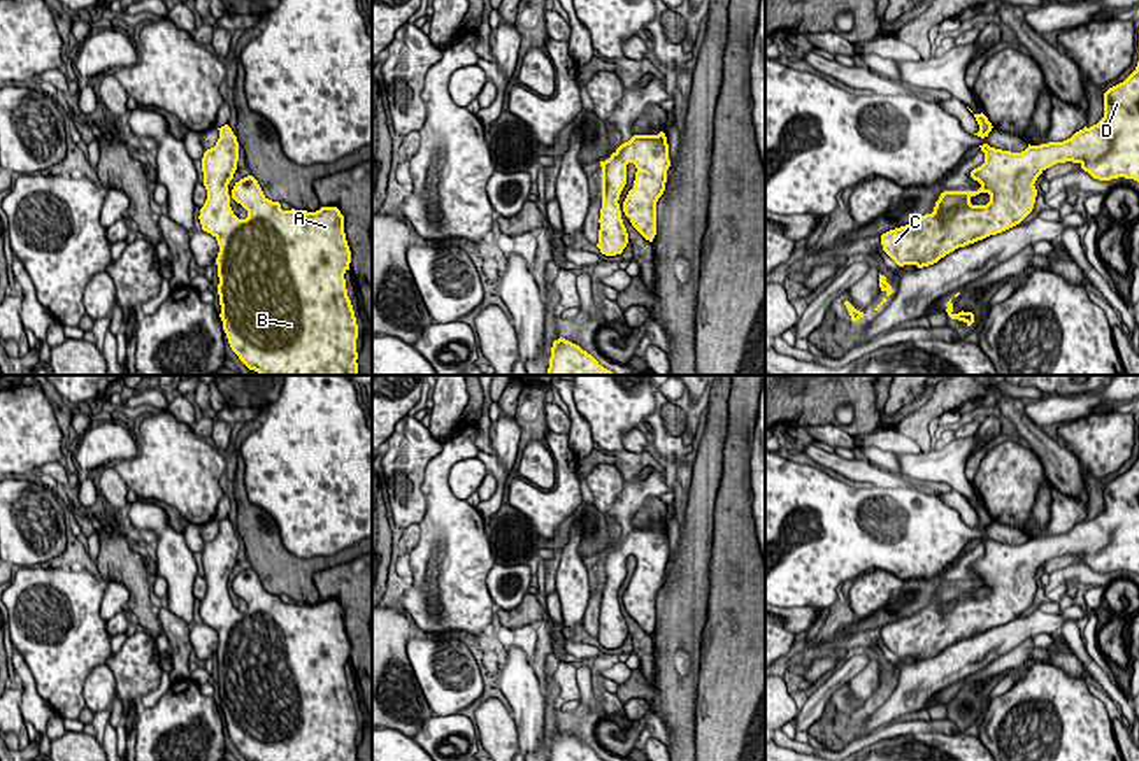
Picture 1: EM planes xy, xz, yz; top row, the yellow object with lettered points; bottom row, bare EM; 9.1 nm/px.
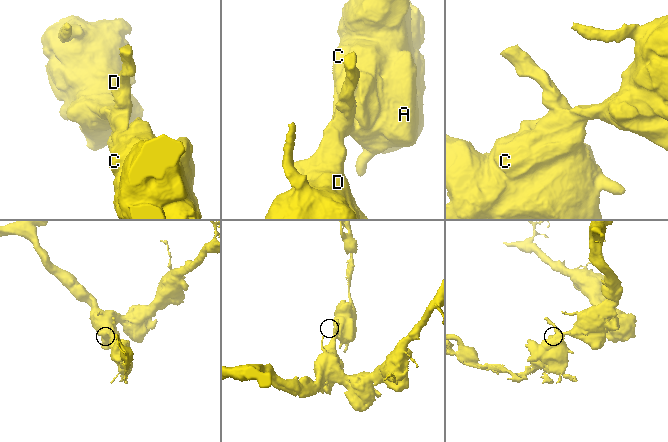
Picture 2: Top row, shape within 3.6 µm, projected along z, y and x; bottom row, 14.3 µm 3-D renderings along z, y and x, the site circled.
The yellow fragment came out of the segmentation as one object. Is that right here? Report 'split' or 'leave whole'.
split

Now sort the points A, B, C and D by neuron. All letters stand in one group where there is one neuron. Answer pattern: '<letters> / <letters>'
A B C / D

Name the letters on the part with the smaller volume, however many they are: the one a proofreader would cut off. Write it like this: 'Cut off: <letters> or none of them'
Cut off: A, B, C

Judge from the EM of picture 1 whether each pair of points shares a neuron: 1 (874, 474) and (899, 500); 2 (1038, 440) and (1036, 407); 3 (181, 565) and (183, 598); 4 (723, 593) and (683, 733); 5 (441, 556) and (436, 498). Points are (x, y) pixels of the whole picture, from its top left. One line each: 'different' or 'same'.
1: different
2: different
3: same
4: different
5: same

